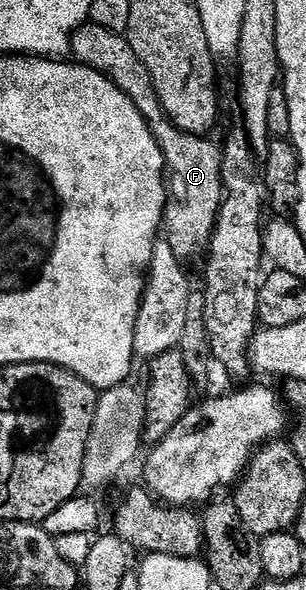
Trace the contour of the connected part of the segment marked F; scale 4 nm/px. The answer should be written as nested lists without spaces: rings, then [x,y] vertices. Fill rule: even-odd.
[[[88,21],[71,34],[71,55],[74,62],[83,63],[113,81],[113,85],[117,85],[117,89],[137,105],[163,154],[167,185],[167,204],[163,210],[166,226],[183,226],[187,234],[183,239],[185,246],[199,247],[202,243],[204,246],[215,230],[215,217],[223,200],[223,153],[220,144],[210,143],[210,138],[201,135],[187,135],[173,125],[157,97],[145,65],[141,65],[141,57],[133,53],[123,35],[101,29],[101,25]]]

